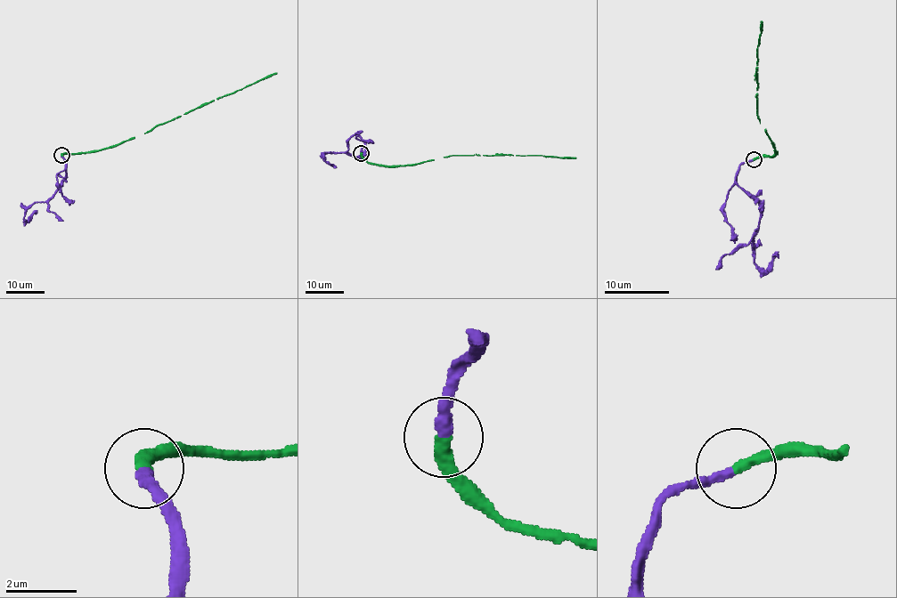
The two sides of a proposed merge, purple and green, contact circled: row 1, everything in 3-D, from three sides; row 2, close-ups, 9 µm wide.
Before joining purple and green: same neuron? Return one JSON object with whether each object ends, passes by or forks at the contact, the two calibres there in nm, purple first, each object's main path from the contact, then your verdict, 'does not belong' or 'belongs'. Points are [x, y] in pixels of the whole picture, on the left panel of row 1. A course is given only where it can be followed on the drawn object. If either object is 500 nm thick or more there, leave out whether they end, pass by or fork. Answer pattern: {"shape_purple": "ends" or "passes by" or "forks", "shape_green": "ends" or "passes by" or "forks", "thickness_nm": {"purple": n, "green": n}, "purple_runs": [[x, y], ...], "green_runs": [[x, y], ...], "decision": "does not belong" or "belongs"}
{"shape_purple": "ends", "shape_green": "ends", "thickness_nm": {"purple": 300, "green": 340}, "purple_runs": [[62, 155], [66, 177], [53, 196], [46, 200], [34, 202], [24, 217], [27, 221], [37, 210]], "green_runs": [[62, 155], [115, 147], [277, 73]], "decision": "belongs"}

